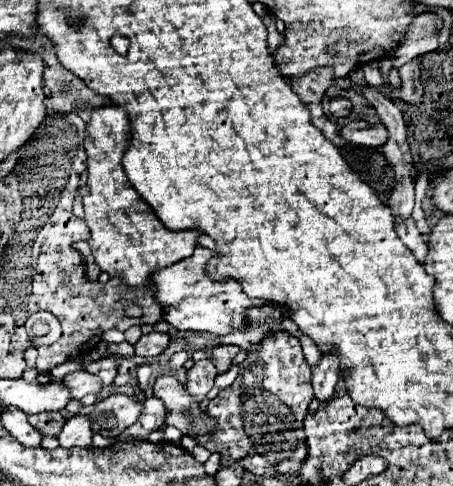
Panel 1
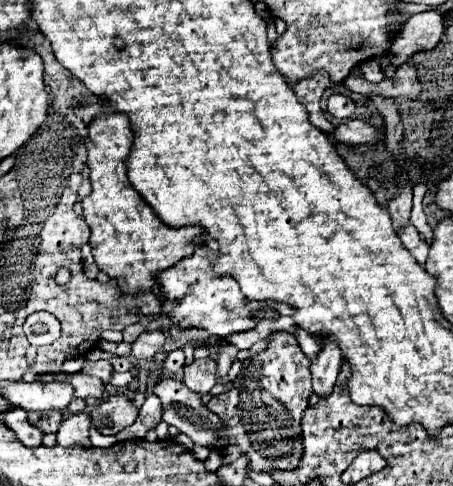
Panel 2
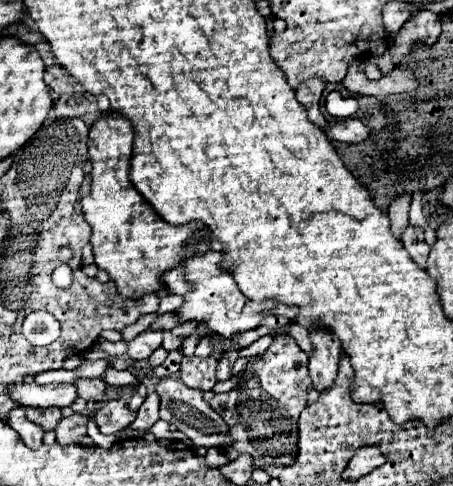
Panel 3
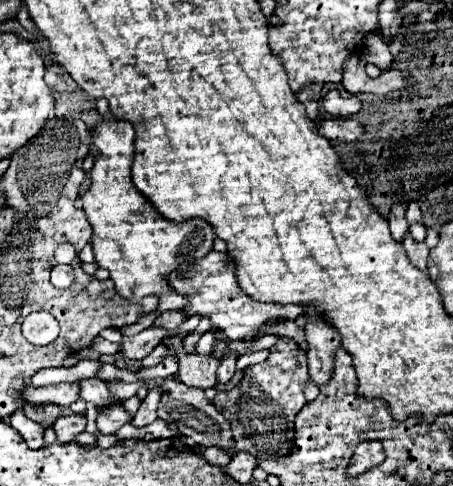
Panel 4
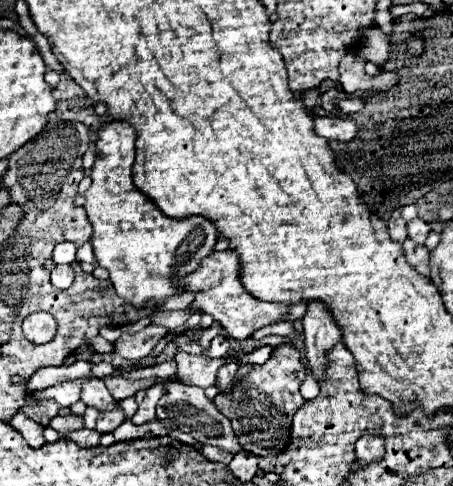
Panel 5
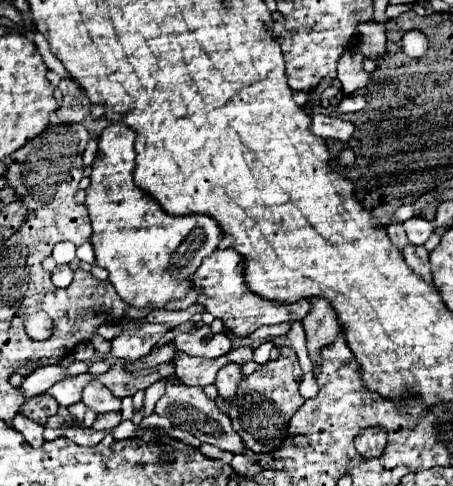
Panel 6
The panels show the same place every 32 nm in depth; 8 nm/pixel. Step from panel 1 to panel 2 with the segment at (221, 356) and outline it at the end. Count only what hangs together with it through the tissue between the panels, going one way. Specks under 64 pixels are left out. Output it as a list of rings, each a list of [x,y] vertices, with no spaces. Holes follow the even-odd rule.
[[[226,346],[226,348],[222,348],[218,352],[218,356],[216,356],[216,366],[218,366],[216,376],[218,378],[226,378],[228,376],[228,370],[230,370],[232,362],[236,360],[236,354],[238,354],[238,348],[236,346]]]

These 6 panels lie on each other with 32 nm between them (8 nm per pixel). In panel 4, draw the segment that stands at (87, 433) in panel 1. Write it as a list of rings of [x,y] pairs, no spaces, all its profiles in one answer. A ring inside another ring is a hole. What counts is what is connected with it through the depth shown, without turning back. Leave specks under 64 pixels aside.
[[[76,414],[58,418],[58,420],[52,424],[52,428],[54,428],[54,432],[56,432],[56,436],[58,436],[60,442],[70,442],[70,440],[74,440],[74,436],[80,434],[80,432],[84,430],[84,426],[86,426],[86,418],[84,418],[84,416],[76,416]]]

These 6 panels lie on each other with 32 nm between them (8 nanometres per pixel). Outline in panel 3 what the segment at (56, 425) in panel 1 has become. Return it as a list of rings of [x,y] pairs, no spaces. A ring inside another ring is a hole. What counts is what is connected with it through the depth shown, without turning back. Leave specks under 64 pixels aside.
[[[26,408],[26,416],[28,420],[36,422],[44,430],[54,430],[58,420],[62,418],[62,410],[60,408]]]

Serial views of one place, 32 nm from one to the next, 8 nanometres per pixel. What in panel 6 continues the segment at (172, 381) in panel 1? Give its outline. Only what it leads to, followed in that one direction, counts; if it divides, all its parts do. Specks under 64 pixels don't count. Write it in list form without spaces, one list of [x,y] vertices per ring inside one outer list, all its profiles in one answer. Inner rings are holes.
[[[166,384],[166,394],[158,400],[156,414],[170,418],[170,422],[176,428],[194,434],[200,442],[208,442],[208,444],[212,444],[212,446],[216,446],[220,450],[228,450],[232,454],[242,454],[246,458],[254,456],[254,452],[250,448],[246,448],[246,444],[242,442],[240,434],[232,428],[232,420],[216,406],[214,400],[206,398],[206,394],[204,394],[204,390],[200,386]]]

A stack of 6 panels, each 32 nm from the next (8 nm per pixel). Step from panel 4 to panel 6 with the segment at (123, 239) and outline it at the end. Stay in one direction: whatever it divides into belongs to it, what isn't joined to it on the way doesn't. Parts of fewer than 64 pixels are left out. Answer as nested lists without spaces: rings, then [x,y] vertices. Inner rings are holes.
[[[110,124],[98,138],[98,152],[92,164],[90,188],[86,190],[86,208],[92,222],[92,246],[96,264],[110,272],[116,294],[138,310],[164,310],[170,300],[182,300],[192,288],[190,276],[202,260],[210,256],[224,232],[212,216],[186,214],[172,216],[160,204],[142,192],[134,180],[134,130],[122,124]]]

